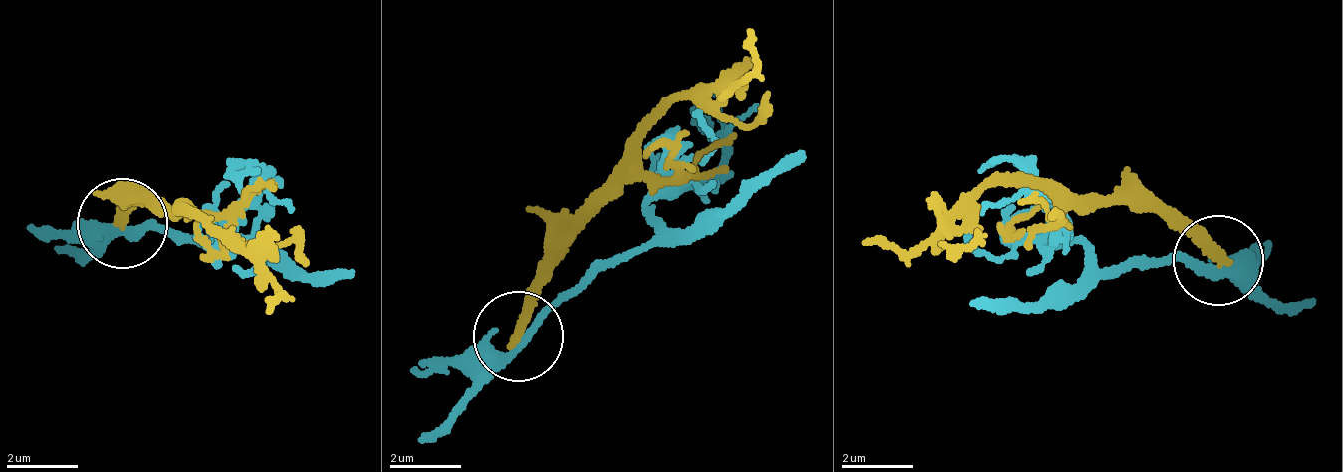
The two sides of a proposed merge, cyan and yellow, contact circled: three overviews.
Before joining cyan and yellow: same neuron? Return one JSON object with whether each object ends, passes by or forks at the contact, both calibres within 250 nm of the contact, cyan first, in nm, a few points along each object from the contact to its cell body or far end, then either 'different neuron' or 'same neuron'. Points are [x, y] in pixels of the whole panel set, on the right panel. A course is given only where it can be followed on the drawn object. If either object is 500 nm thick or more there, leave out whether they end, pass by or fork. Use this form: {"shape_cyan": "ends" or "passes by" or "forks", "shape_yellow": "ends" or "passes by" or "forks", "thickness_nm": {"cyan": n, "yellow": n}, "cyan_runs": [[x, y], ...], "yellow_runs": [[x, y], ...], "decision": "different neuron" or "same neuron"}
{"shape_cyan": "passes by", "shape_yellow": "ends", "thickness_nm": {"cyan": 240, "yellow": 300}, "cyan_runs": [[1220, 265], [1098, 264], [1052, 203], [1010, 163], [975, 174]], "yellow_runs": [[1220, 257], [1194, 231], [1001, 184], [902, 249], [860, 240]], "decision": "different neuron"}

